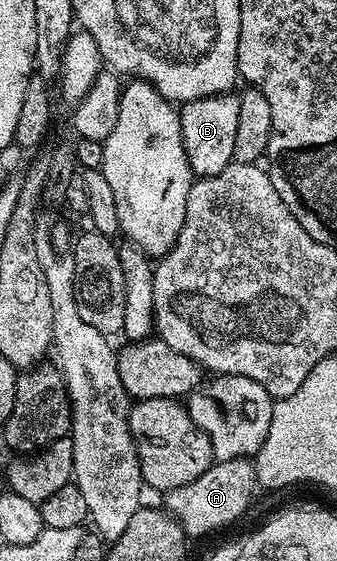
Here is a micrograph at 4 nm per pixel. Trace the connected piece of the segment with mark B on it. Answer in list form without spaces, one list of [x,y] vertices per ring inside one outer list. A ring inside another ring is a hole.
[[[233,93],[208,95],[179,107],[179,129],[189,168],[194,176],[204,177],[223,173],[234,162],[235,133],[239,129],[239,101]]]

